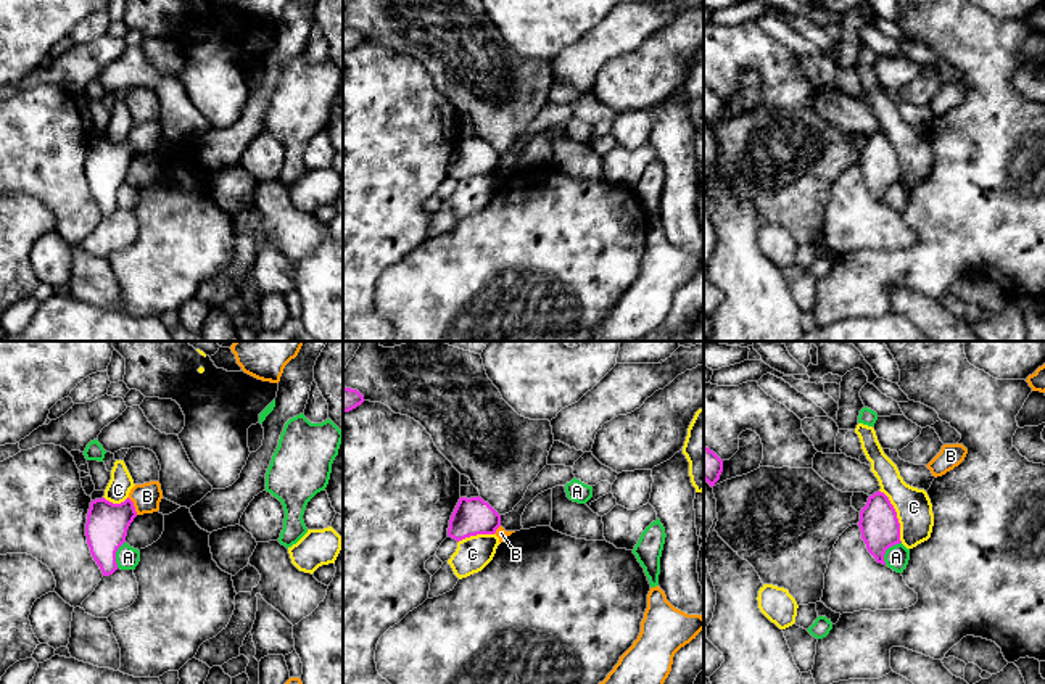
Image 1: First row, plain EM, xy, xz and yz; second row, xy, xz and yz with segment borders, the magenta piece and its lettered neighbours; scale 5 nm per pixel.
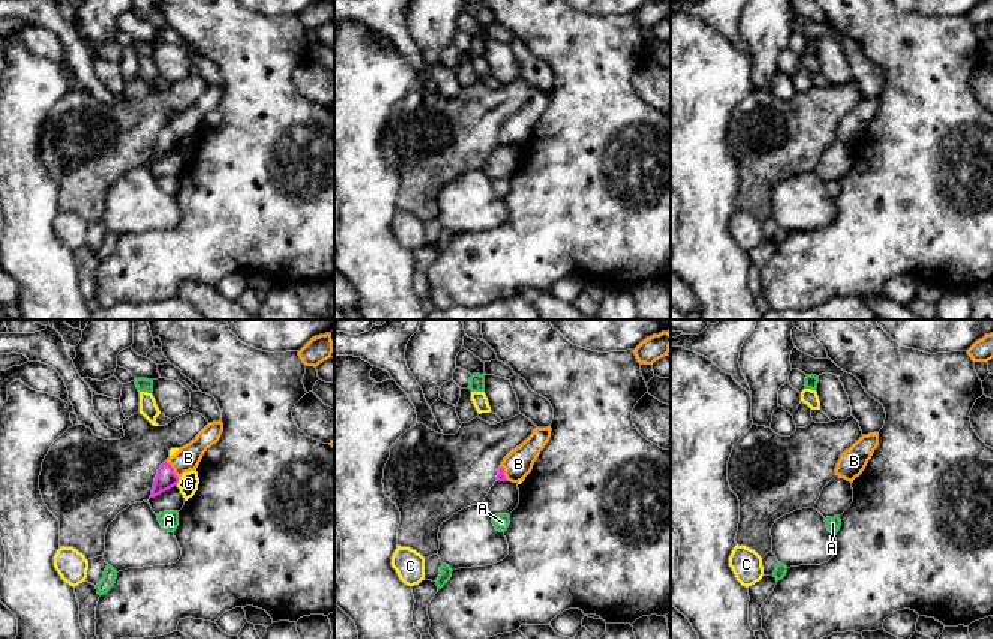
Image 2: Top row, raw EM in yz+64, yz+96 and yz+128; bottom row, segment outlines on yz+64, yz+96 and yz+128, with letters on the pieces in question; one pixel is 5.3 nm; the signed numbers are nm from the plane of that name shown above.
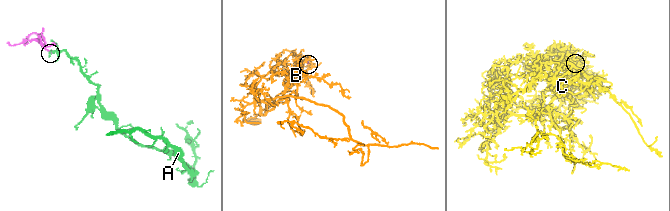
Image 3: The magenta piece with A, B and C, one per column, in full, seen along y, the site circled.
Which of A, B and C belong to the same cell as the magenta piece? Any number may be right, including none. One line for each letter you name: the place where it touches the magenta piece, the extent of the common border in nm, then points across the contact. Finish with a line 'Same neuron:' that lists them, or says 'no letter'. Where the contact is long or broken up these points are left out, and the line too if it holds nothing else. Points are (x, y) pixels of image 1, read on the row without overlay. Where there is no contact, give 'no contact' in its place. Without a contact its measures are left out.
B: xy (132, 145) | 100 nm | across xy (107, 164), (132, 145), (147, 135)
Same neuron: B

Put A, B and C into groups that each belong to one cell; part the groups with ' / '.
A / B / C

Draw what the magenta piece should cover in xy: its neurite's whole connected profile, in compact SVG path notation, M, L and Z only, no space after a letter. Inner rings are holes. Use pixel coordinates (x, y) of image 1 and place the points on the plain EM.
M159 121L135 124L129 137L113 143L105 137L90 142L85 163L87 183L103 216L118 209L116 192L126 182L127 169L137 155L159 150Z

